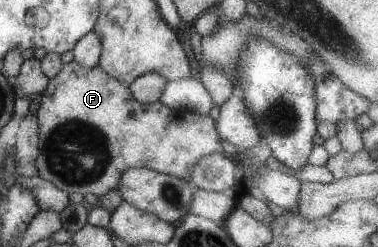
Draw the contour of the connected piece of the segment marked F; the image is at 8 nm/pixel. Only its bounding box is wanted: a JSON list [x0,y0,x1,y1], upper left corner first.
[35,61,223,198]

